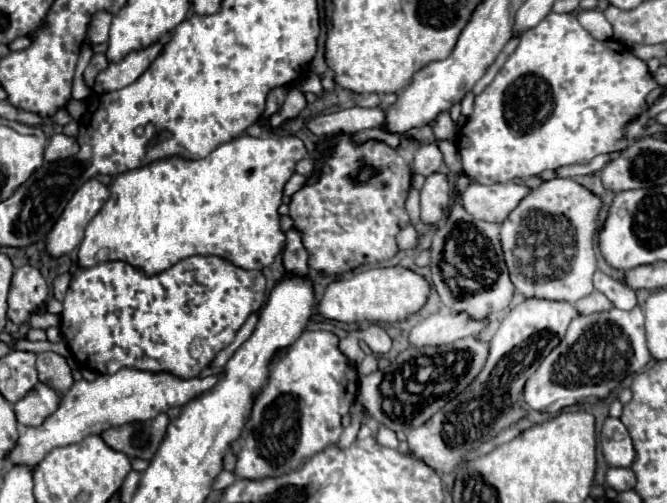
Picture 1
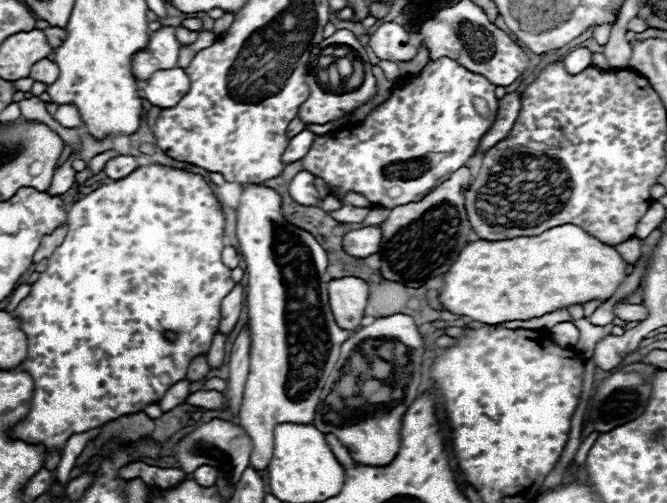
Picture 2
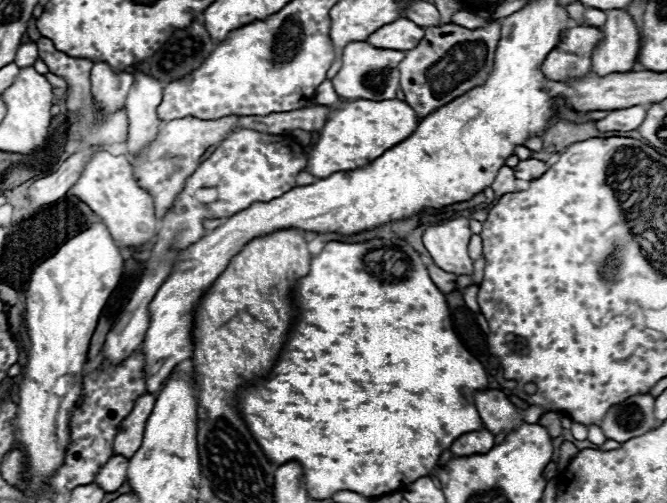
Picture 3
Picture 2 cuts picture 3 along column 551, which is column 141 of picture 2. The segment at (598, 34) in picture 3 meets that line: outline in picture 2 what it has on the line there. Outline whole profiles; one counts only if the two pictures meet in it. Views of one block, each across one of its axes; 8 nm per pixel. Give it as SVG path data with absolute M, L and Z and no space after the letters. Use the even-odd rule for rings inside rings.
M164 26L150 34L148 48L138 52L132 60L132 72L138 80L148 80L156 70L176 68L182 44L174 36L172 26Z

